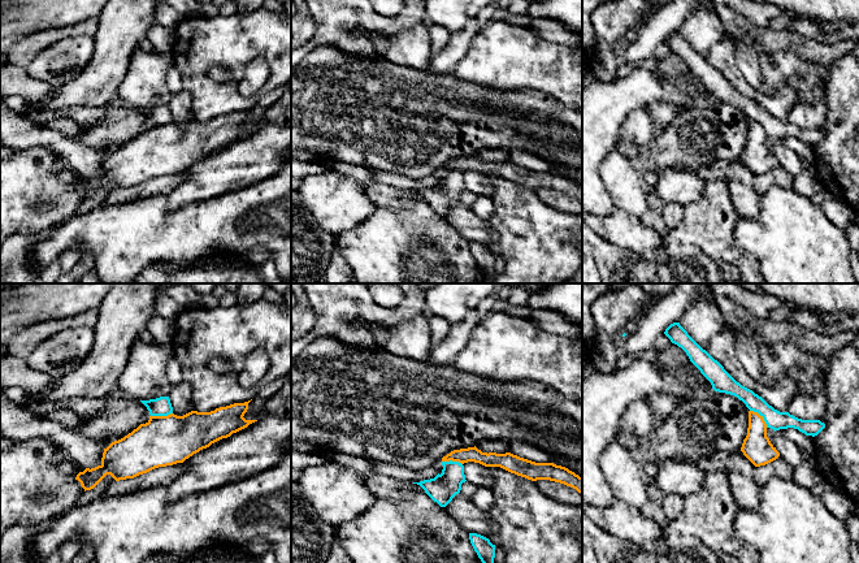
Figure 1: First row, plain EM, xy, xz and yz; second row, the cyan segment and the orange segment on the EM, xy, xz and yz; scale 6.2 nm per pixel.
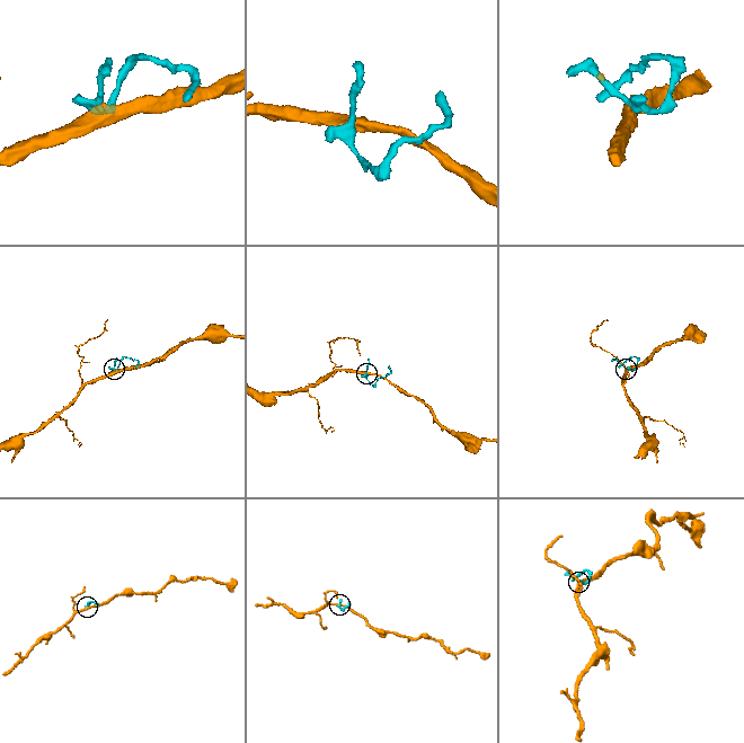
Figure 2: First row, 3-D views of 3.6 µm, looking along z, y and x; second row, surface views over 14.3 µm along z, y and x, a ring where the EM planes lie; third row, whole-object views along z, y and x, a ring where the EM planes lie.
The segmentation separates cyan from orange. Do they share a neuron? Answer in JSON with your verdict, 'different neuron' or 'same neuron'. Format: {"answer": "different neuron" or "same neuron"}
{"answer": "different neuron"}

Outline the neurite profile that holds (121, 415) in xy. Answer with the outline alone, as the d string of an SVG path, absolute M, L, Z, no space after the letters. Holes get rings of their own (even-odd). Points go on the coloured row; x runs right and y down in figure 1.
M116 393L104 398L105 406L95 416L84 417L82 425L70 429L103 445L114 442L140 425L142 417L149 415L147 407L134 398Z

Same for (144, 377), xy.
M136 339L117 381L118 393L136 400L169 397L172 384L166 377L166 363L172 354L172 346Z

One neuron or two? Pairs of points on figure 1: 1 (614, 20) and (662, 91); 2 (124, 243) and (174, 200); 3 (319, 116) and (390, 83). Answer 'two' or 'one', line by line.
1: two
2: two
3: one

